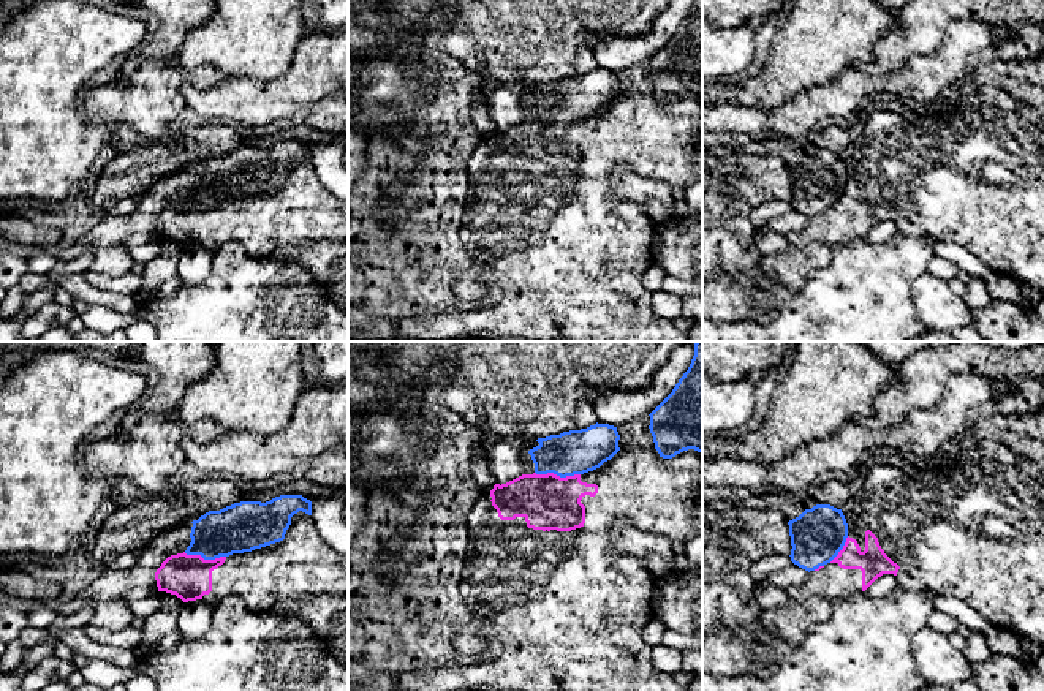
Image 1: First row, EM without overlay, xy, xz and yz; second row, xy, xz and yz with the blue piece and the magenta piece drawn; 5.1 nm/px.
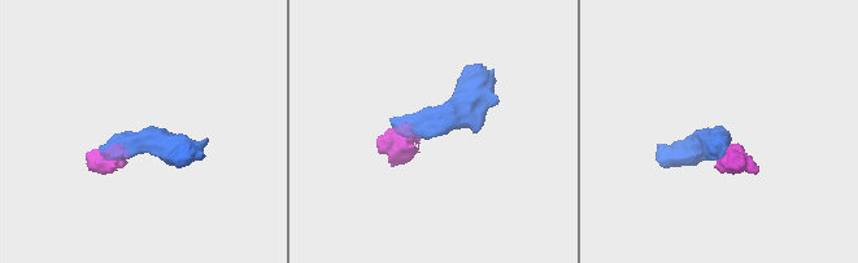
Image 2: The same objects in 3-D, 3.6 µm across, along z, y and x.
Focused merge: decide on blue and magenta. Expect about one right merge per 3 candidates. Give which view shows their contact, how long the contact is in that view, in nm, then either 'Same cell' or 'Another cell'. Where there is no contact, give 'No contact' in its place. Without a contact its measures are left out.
Touches blue in xz. Shared border 240 nm. Another cell

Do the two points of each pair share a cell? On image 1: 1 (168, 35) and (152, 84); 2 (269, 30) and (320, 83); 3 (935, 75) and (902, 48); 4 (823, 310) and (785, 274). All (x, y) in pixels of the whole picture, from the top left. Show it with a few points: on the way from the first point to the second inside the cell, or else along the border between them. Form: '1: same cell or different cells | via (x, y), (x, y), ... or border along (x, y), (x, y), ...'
1: different cells | border along (174, 57), (147, 59), (128, 78)
2: different cells | border along (306, 33), (291, 65), (266, 81)
3: different cells | border along (943, 35), (934, 51), (878, 73)
4: different cells | border along (829, 263), (815, 269), (804, 286), (777, 315)

